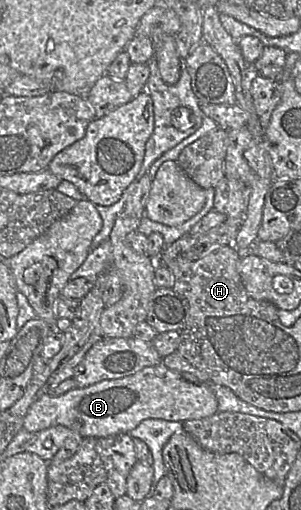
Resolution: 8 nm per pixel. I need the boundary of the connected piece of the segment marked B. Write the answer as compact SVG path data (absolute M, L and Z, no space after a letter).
M162 362L123 378L102 380L84 388L74 388L59 396L42 394L30 406L23 429L38 432L63 425L83 438L108 437L129 433L146 419L184 422L209 417L218 412L218 400L213 387L195 384Z

